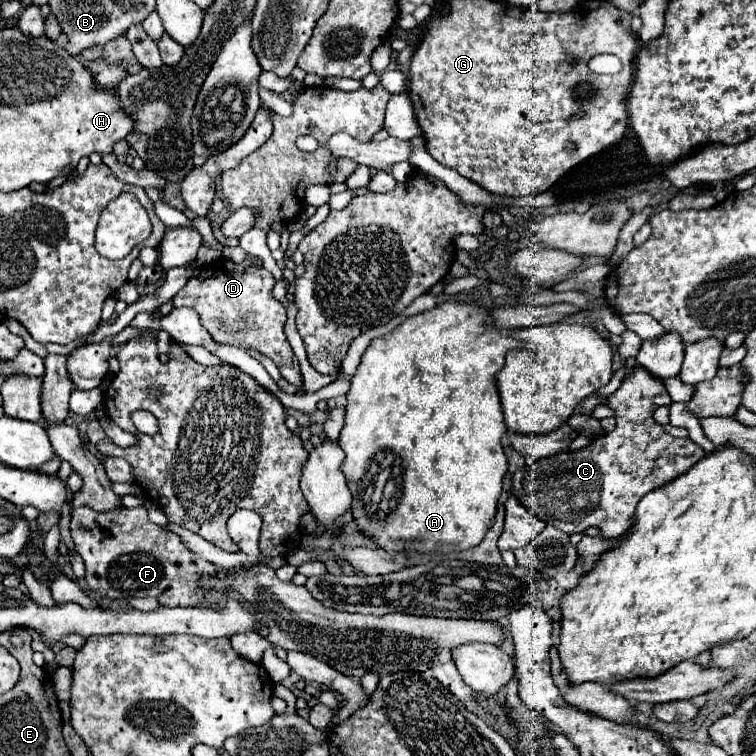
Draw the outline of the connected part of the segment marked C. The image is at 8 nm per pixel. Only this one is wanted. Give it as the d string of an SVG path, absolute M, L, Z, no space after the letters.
M635 367L635 373L607 397L607 405L615 411L615 429L595 437L583 449L535 459L517 469L513 475L515 499L541 521L569 535L597 527L607 541L619 539L631 527L635 505L645 493L673 481L705 455L697 443L667 435L653 419L653 411L669 403L663 381L655 381L645 369Z

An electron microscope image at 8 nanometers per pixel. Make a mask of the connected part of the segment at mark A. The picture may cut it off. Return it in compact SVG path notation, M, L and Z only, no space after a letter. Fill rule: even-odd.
M445 301L429 311L423 311L419 315L407 317L399 327L395 327L391 333L377 337L371 341L367 351L361 357L361 365L357 373L353 375L351 389L347 393L347 411L345 411L345 427L341 429L341 449L345 451L343 461L343 473L347 477L347 485L353 493L351 513L359 525L359 529L373 537L373 541L383 547L389 553L403 551L403 549L417 549L417 551L463 551L469 547L475 547L481 543L485 531L489 529L489 523L495 515L497 501L501 495L501 481L507 473L507 457L501 447L501 437L505 435L507 427L503 423L503 409L501 409L501 397L495 383L495 375L503 367L503 357L511 349L523 349L529 345L511 337L511 329L501 329L493 325L491 307L469 303L469 301Z

